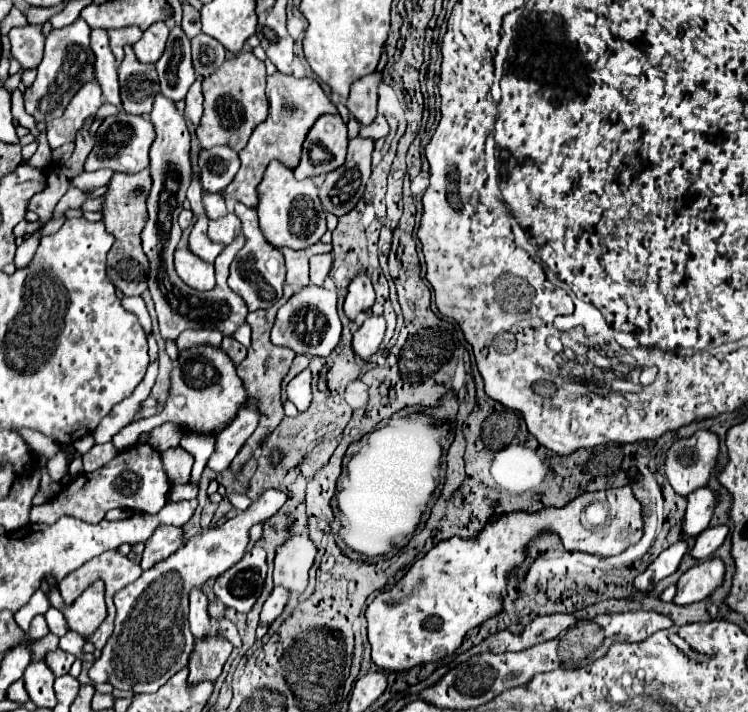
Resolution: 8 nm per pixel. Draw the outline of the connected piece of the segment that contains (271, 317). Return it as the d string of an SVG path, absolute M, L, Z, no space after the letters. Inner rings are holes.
M285 285L283 296L277 304L273 304L273 306L267 308L267 310L255 310L255 312L251 312L251 314L247 316L247 324L249 324L251 330L253 330L253 334L251 334L253 342L251 342L251 348L249 348L249 352L247 352L247 358L237 366L237 374L239 374L239 378L243 380L249 398L259 398L261 420L259 420L257 430L249 436L249 440L245 442L245 446L241 448L241 452L239 452L237 458L235 458L235 468L231 468L231 472L235 472L235 474L241 474L243 466L255 456L255 448L253 448L253 446L261 446L261 442L279 426L281 418L285 416L285 414L283 414L283 404L281 404L281 384L283 384L283 388L285 388L285 384L287 384L297 372L301 372L301 370L307 366L305 356L297 356L297 358L295 358L295 352L293 352L293 350L287 350L285 346L275 346L275 344L271 344L271 340L269 340L269 332L271 332L271 326L273 326L273 322L275 322L277 310L285 304L285 300L287 300L293 292L295 292L293 286ZM289 366L291 366L291 370L289 370ZM285 374L287 374L287 378L285 378ZM283 378L285 378L285 382L283 382Z

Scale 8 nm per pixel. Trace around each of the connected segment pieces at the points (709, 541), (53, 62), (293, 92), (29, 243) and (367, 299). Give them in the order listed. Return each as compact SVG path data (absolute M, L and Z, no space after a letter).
M715 526L715 528L707 528L699 534L695 546L691 548L691 556L699 558L699 560L707 560L727 538L729 534L729 526Z
M75 20L73 24L53 30L45 42L45 56L39 64L39 72L35 82L23 92L25 112L31 114L37 122L53 122L55 118L63 116L67 102L75 96L79 86L95 80L95 54L89 46L91 28L83 20Z
M275 72L267 76L267 98L269 98L269 116L253 130L247 146L239 152L241 168L233 178L233 182L225 188L229 196L243 202L245 206L257 206L257 184L261 182L263 172L271 162L271 158L277 158L291 168L297 166L301 144L313 122L321 114L337 114L335 104L327 98L319 82L313 78L297 80L295 76L285 76L281 72Z
M35 232L29 240L23 240L23 244L17 248L17 256L15 256L15 266L21 270L23 266L31 264L31 258L35 256L39 244L39 232Z
M357 276L349 284L349 294L345 298L343 310L349 320L355 320L357 314L367 312L375 304L375 290L371 286L369 276Z

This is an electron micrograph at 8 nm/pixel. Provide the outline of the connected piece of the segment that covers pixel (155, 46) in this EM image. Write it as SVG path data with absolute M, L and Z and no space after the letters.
M165 22L151 24L143 32L141 40L137 44L133 44L133 50L135 50L137 60L139 62L157 62L163 56L167 36L169 36L169 28L167 28Z

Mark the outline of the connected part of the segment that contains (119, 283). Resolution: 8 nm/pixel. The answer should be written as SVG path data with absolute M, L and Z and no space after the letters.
M149 170L137 174L123 174L115 172L107 184L107 192L103 194L103 222L107 232L115 236L115 244L107 256L107 272L111 282L125 294L125 296L141 296L147 290L147 270L149 262L141 248L139 234L147 224L147 194L151 190L151 174Z

